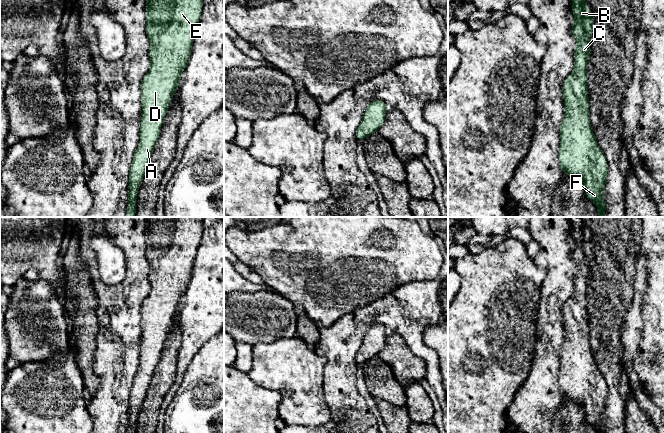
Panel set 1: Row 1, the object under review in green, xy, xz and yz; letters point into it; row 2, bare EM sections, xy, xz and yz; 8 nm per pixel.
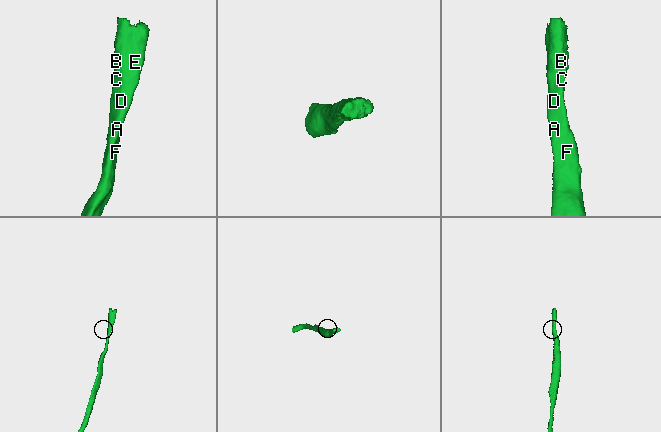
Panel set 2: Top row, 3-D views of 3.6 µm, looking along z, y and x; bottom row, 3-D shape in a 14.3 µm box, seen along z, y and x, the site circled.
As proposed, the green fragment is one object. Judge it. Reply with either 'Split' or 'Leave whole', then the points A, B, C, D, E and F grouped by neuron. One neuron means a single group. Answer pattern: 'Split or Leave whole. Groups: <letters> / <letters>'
Leave whole. Groups: A B C D E F

